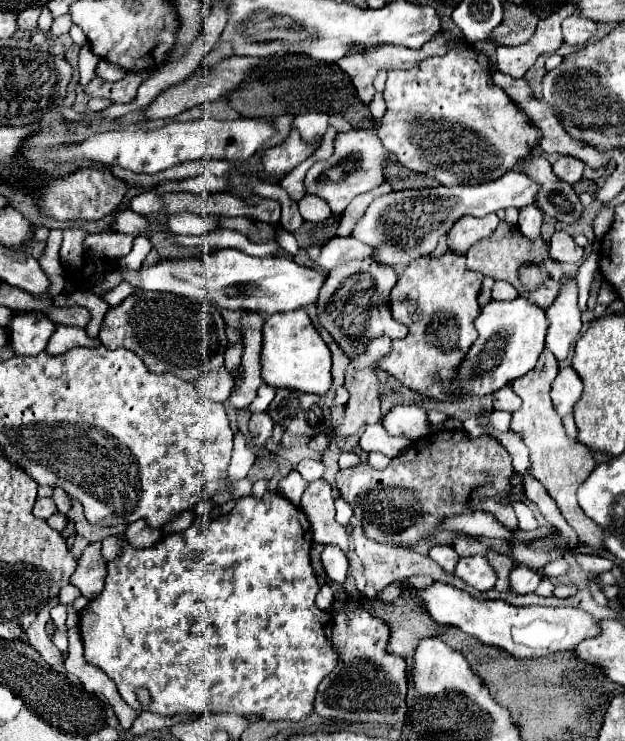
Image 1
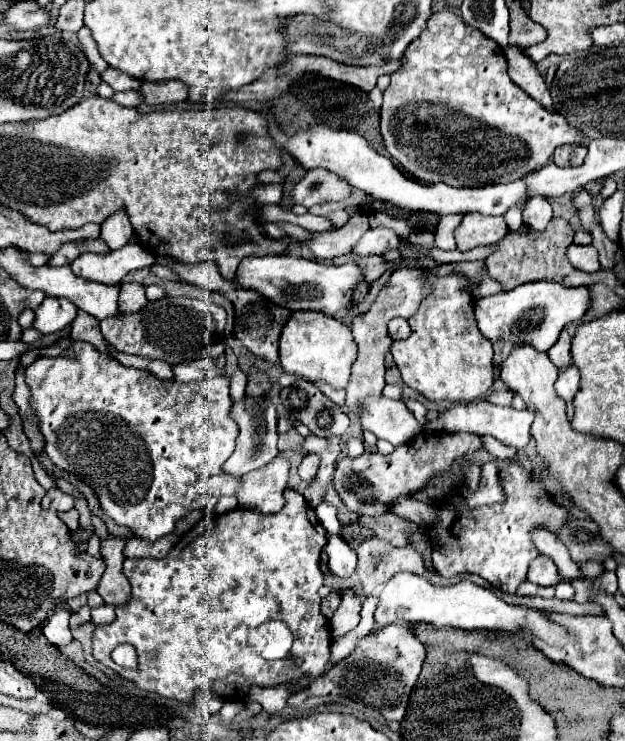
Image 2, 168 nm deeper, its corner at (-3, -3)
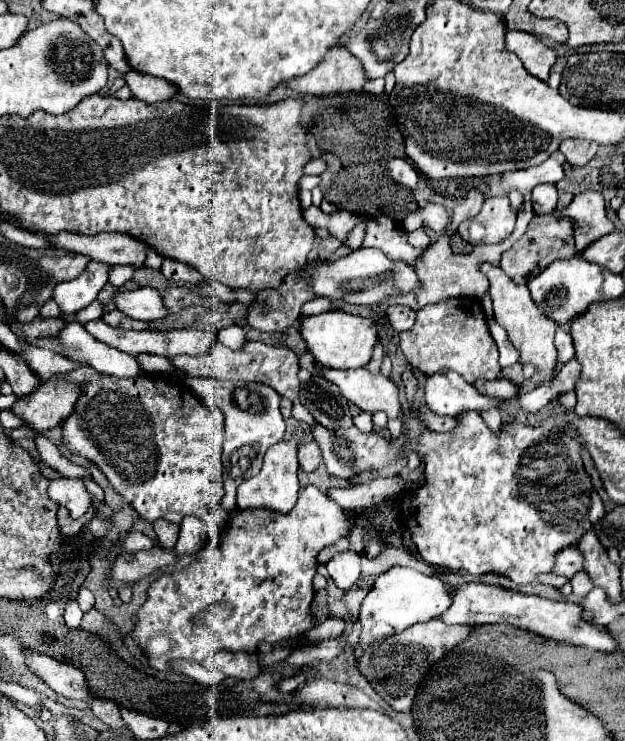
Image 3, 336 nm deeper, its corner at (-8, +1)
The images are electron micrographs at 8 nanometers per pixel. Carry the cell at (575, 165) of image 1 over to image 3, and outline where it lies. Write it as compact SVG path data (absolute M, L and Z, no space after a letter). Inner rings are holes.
M568 138L560 144L560 152L566 156L566 160L572 166L586 166L598 150L596 142L590 140L580 140L580 138Z

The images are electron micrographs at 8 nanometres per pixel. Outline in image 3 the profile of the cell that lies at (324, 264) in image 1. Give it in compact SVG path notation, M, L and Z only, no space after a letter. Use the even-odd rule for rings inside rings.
M428 202L424 208L418 208L416 212L408 214L402 222L402 228L406 232L412 232L412 230L418 230L422 226L428 226L432 228L434 232L442 232L450 222L450 216L448 216L448 210L440 204L434 204L434 202Z

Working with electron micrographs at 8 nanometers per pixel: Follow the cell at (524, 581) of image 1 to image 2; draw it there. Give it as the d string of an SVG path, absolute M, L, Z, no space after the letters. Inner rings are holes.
M537 556L527 572L527 580L539 586L555 586L559 582L559 572L557 566L553 564L551 558L547 556Z

